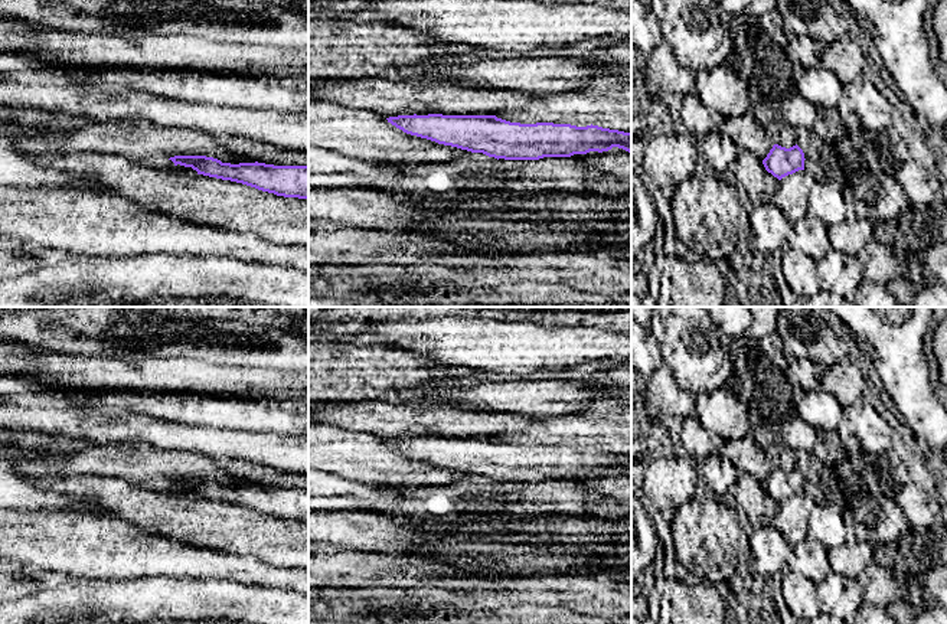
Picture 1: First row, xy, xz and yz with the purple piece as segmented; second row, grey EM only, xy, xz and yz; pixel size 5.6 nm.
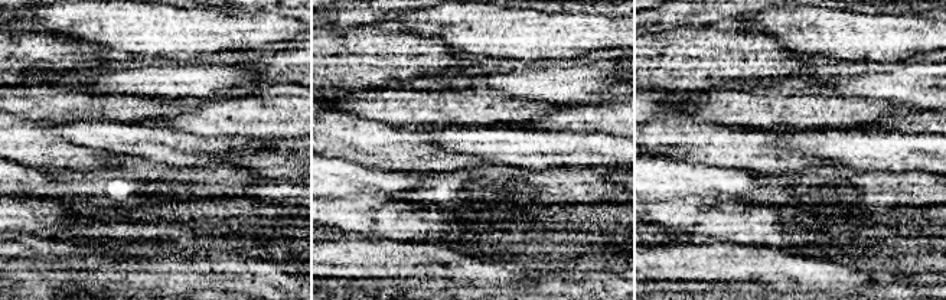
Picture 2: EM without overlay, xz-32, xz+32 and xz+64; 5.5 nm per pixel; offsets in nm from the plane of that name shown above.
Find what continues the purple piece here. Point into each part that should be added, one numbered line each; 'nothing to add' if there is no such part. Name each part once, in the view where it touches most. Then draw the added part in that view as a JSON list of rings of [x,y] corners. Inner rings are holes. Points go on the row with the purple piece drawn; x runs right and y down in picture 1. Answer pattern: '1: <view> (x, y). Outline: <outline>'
nothing to add

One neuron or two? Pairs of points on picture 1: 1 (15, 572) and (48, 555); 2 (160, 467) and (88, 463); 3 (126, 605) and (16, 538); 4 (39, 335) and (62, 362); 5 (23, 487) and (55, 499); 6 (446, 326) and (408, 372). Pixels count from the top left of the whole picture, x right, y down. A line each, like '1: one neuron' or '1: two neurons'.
1: two neurons
2: one neuron
3: two neurons
4: two neurons
5: one neuron
6: two neurons

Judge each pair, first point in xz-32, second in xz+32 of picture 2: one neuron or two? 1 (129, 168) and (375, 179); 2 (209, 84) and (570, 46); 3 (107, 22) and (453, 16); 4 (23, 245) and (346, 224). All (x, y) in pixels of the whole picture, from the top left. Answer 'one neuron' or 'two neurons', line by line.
1: two neurons
2: two neurons
3: one neuron
4: two neurons

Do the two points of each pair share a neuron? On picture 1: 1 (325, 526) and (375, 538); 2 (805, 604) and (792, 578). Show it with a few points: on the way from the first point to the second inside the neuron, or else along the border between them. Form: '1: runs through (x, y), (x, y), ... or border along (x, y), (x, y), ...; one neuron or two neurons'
1: runs through (338, 528), (362, 531); one neuron
2: runs through (802, 598), (793, 584); one neuron

